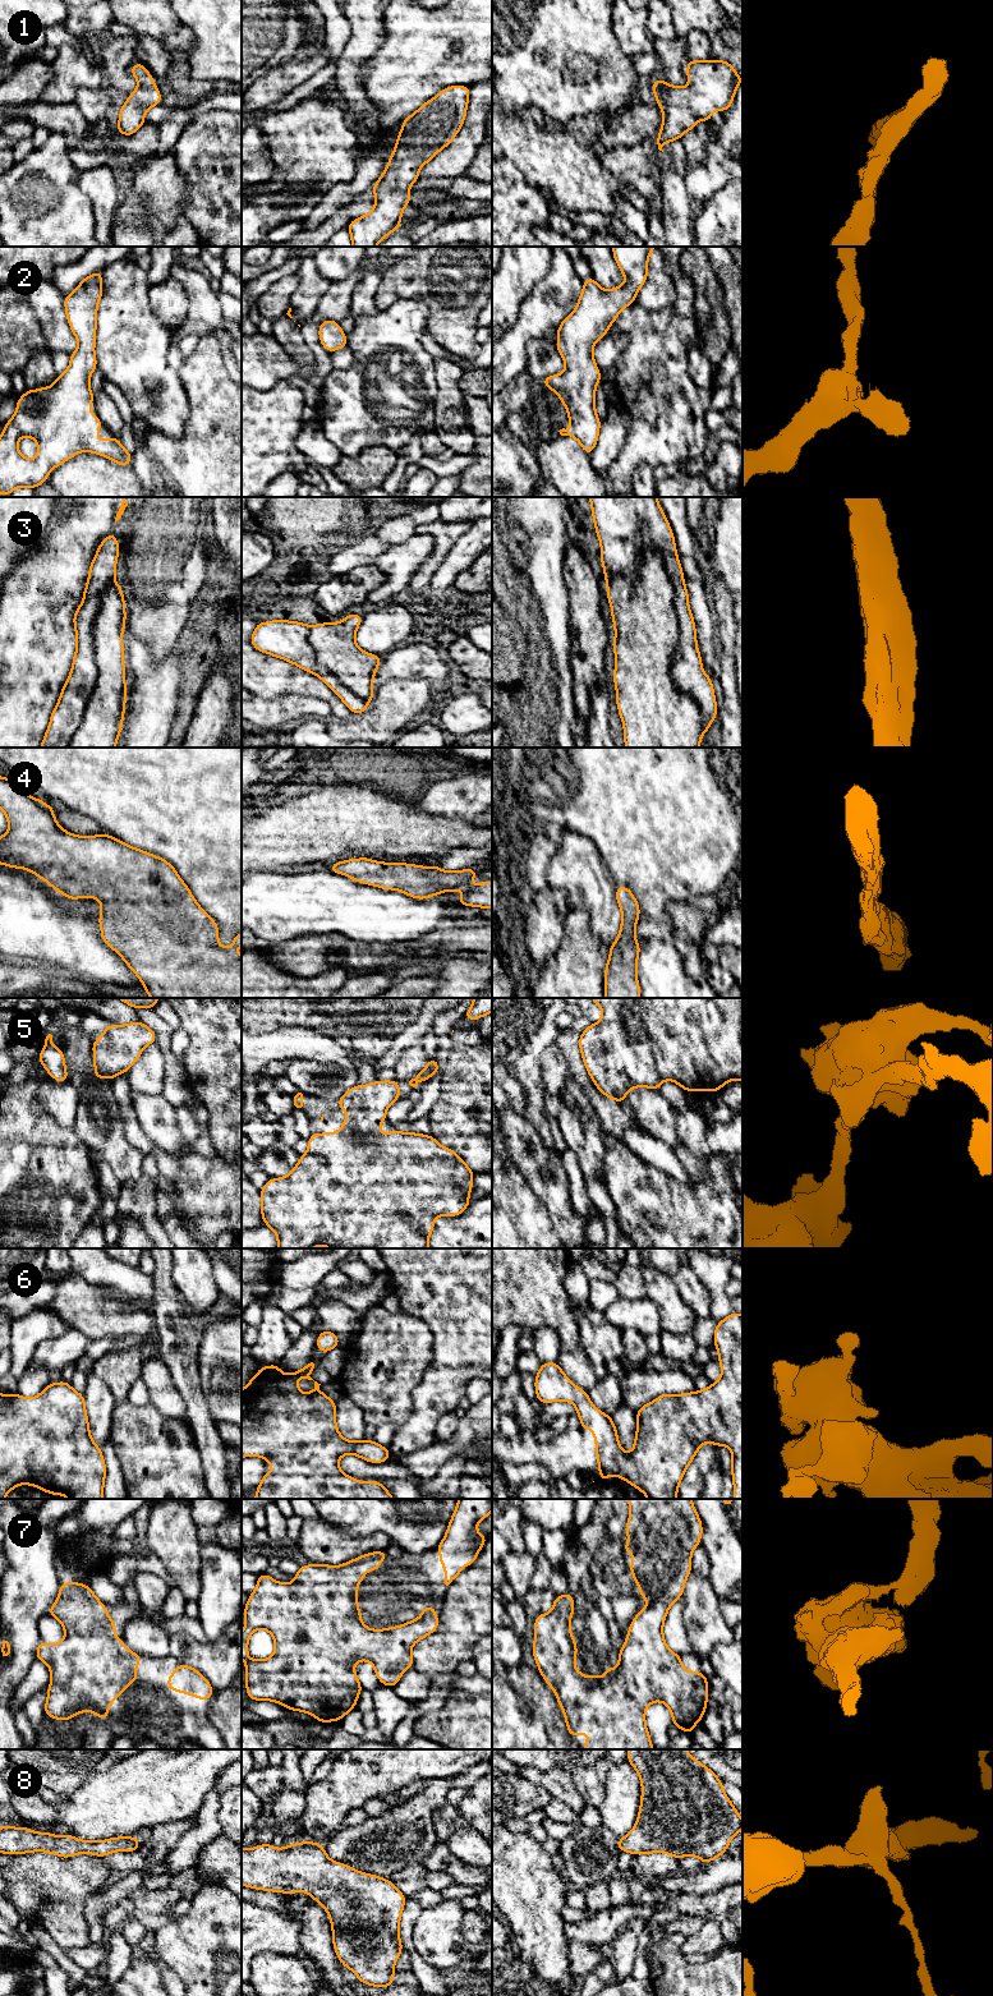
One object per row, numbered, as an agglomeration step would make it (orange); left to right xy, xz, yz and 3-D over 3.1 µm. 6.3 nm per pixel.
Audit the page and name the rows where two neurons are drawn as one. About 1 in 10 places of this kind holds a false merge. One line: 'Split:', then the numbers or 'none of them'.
Split: 3

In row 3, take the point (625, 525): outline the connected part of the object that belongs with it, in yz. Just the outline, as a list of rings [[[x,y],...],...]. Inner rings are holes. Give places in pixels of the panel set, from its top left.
[[[588,497],[597,537],[601,543],[603,570],[635,578],[642,549],[656,548],[674,584],[674,607],[680,634],[671,680],[675,687],[694,698],[700,709],[702,736],[717,713],[712,677],[704,673],[697,645],[697,629],[689,608],[689,593],[676,552],[676,543],[657,497]]]

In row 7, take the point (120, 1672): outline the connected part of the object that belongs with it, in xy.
[[[73,1581],[60,1585],[59,1596],[46,1614],[61,1623],[65,1637],[55,1645],[40,1641],[36,1648],[36,1659],[50,1668],[51,1683],[43,1714],[51,1719],[68,1723],[72,1716],[91,1711],[109,1720],[109,1706],[132,1682],[138,1682],[135,1668],[142,1655],[129,1651],[115,1637],[115,1620],[107,1616],[107,1609],[87,1585]]]

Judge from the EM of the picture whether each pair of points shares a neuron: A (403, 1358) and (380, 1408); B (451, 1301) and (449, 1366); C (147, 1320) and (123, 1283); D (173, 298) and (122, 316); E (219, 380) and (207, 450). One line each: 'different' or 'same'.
A: same
B: same
C: different
D: different
E: same

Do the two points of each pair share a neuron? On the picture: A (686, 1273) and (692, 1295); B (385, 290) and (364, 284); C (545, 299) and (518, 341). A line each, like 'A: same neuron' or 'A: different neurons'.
A: same neuron
B: different neurons
C: same neuron

